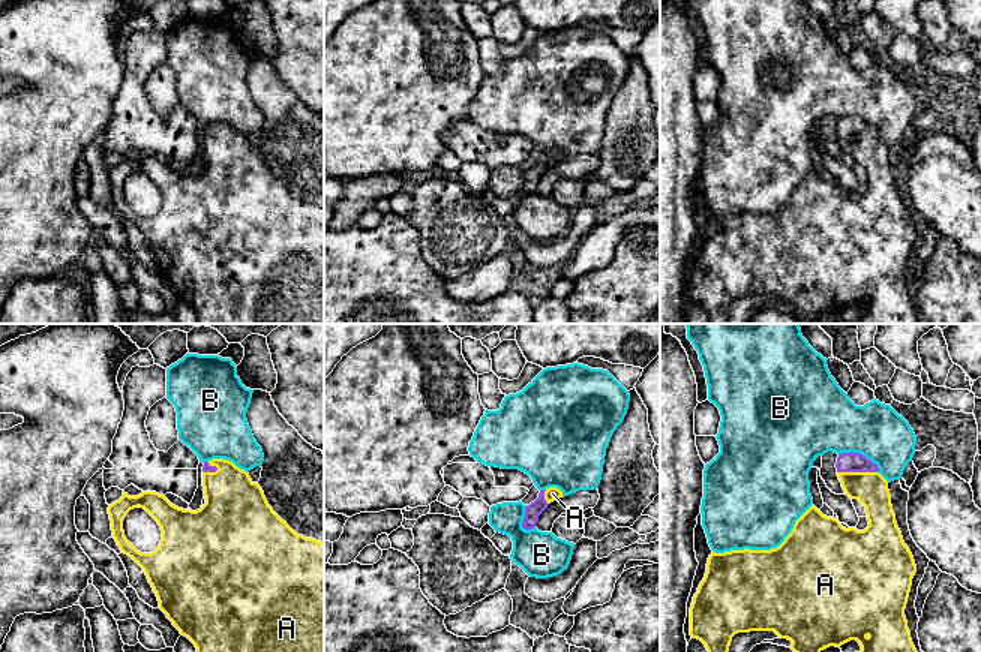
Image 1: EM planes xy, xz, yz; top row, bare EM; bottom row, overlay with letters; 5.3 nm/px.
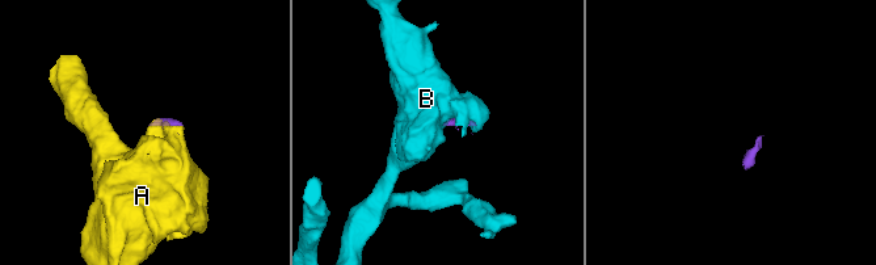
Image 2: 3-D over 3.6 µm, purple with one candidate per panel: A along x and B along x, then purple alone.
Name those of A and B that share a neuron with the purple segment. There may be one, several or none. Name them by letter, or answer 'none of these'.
A

